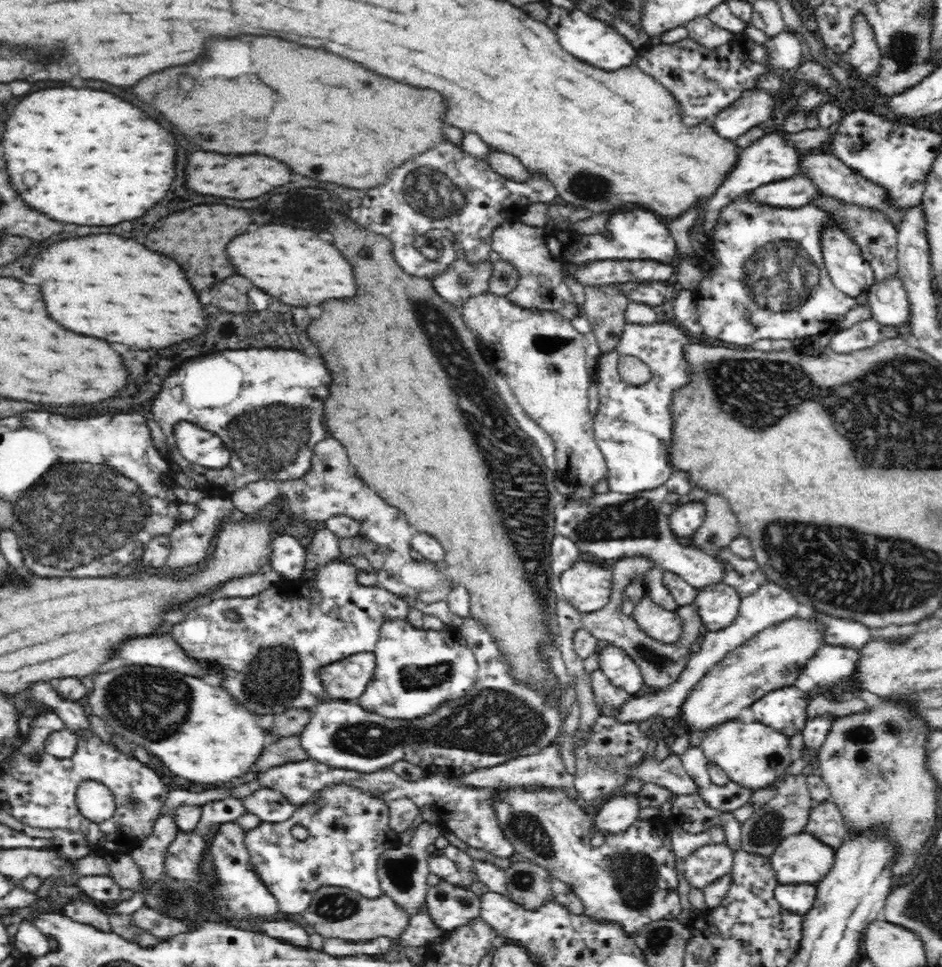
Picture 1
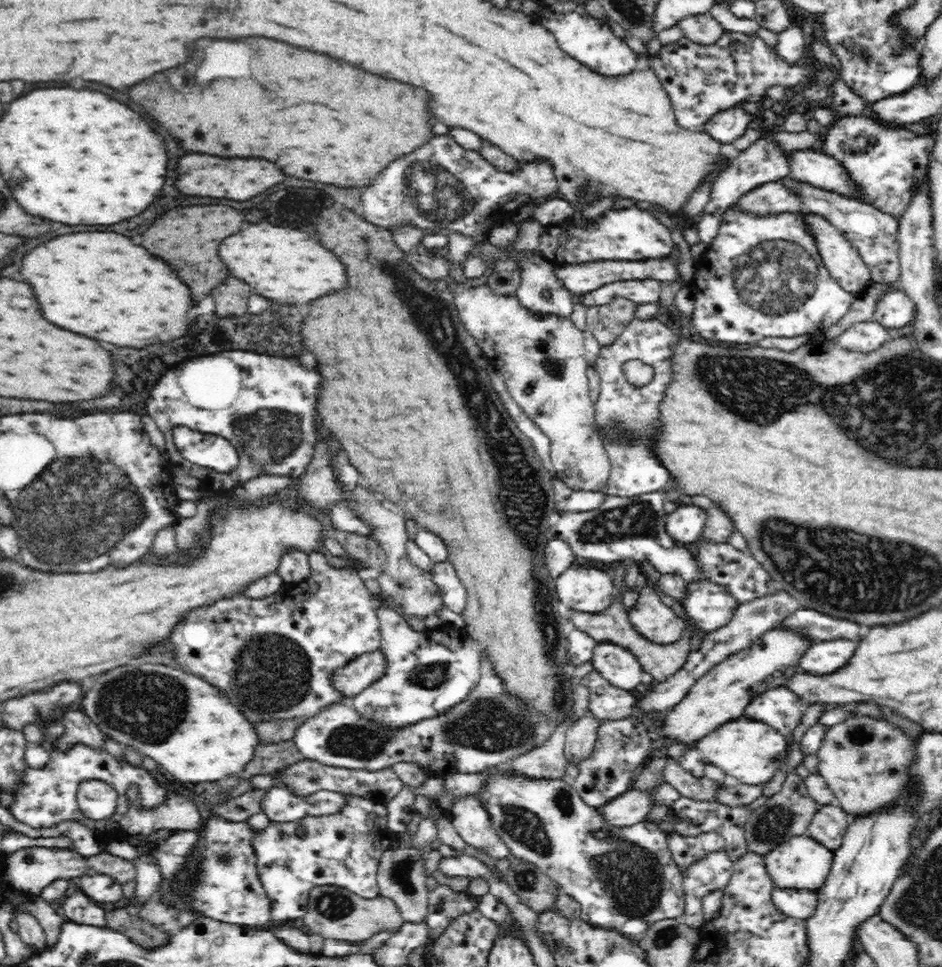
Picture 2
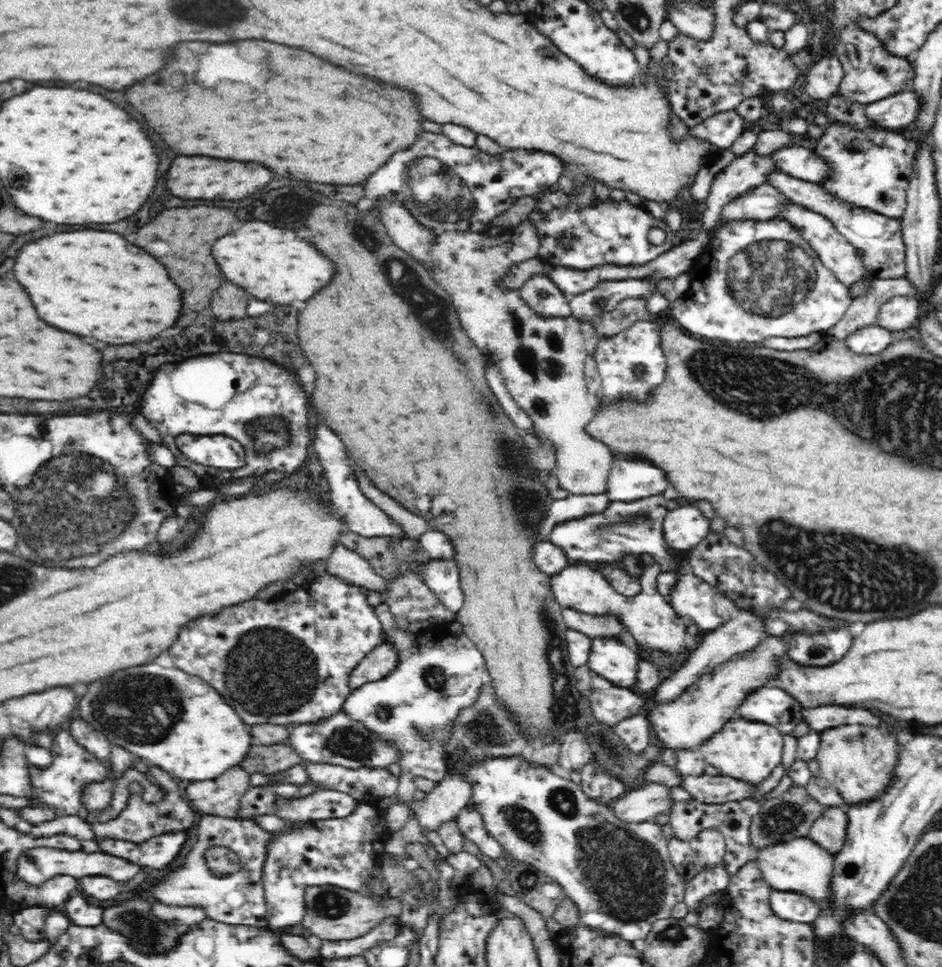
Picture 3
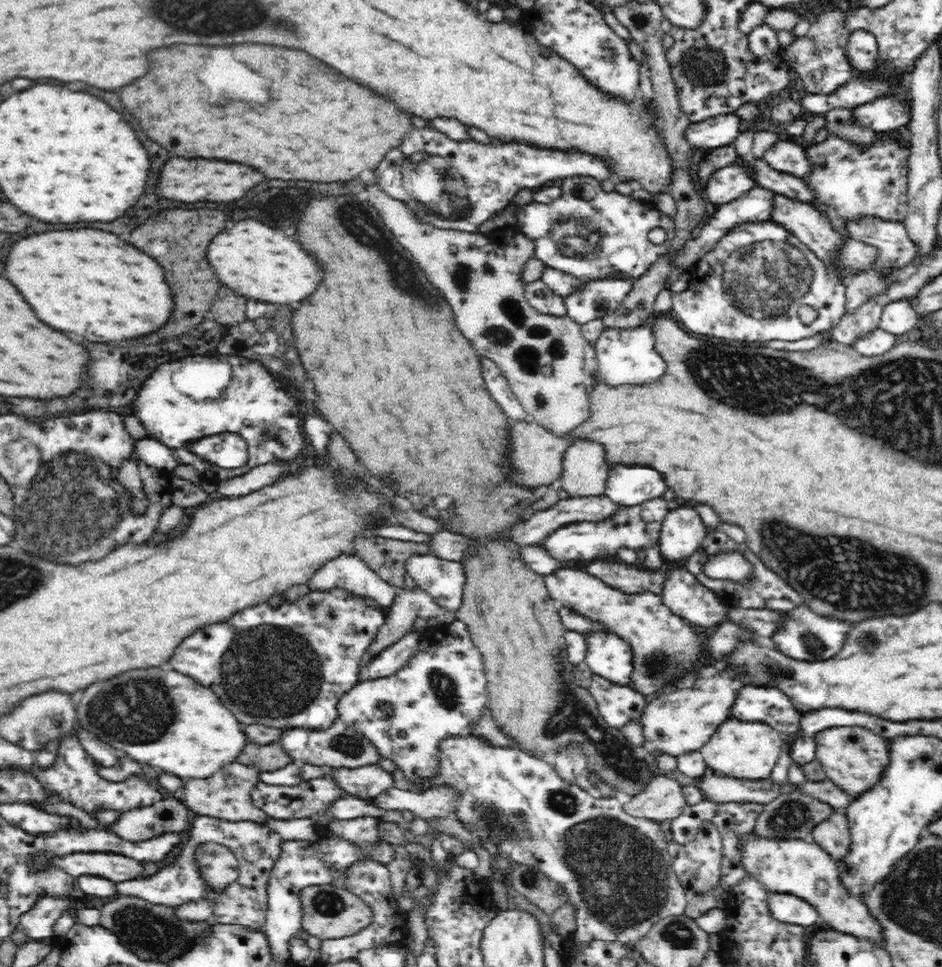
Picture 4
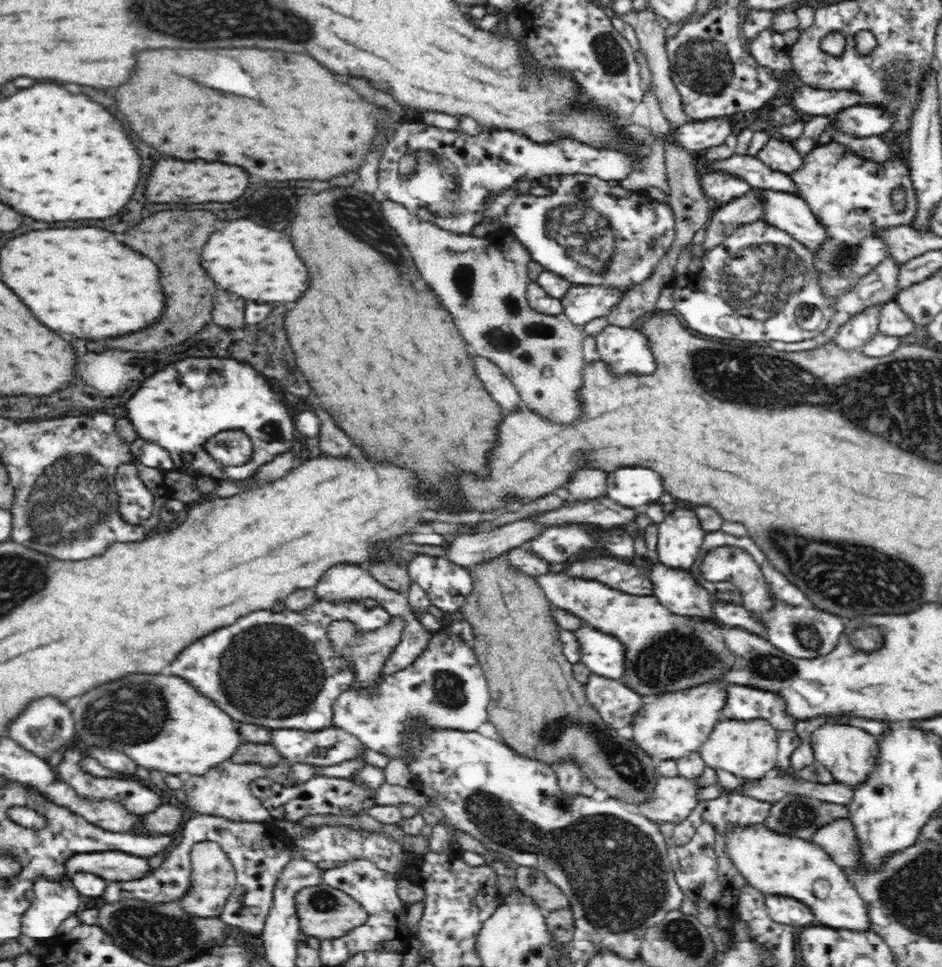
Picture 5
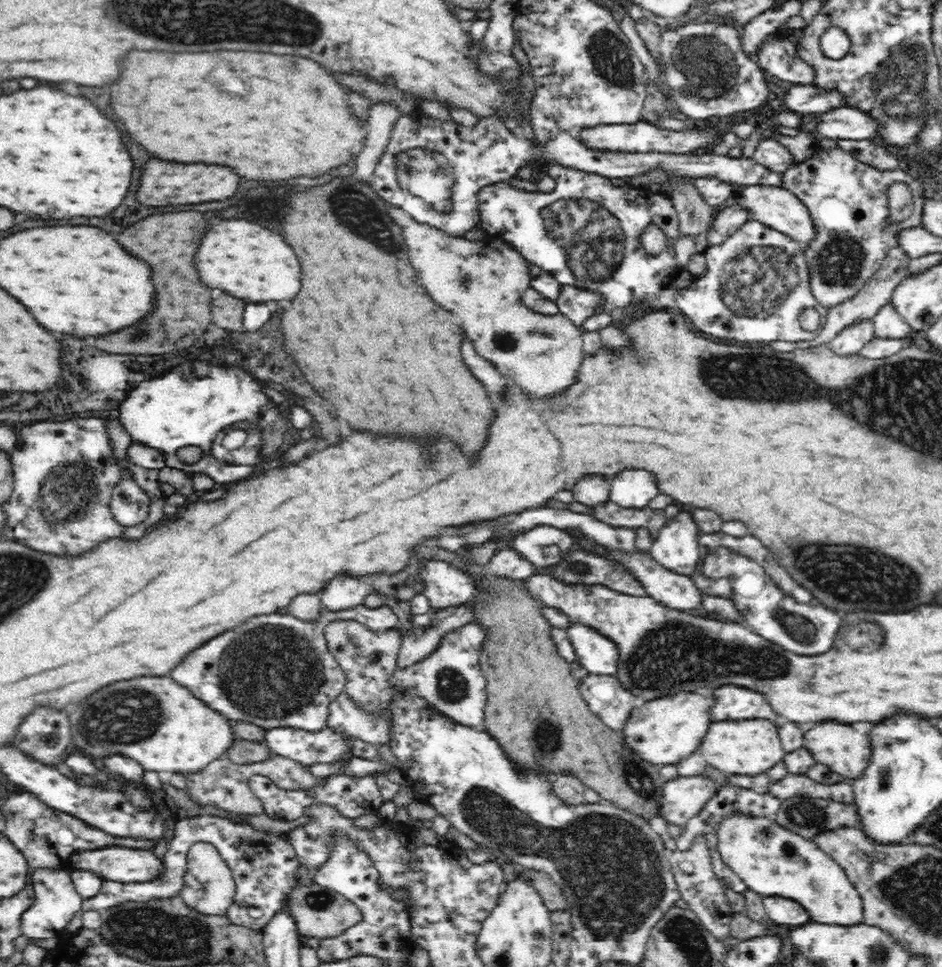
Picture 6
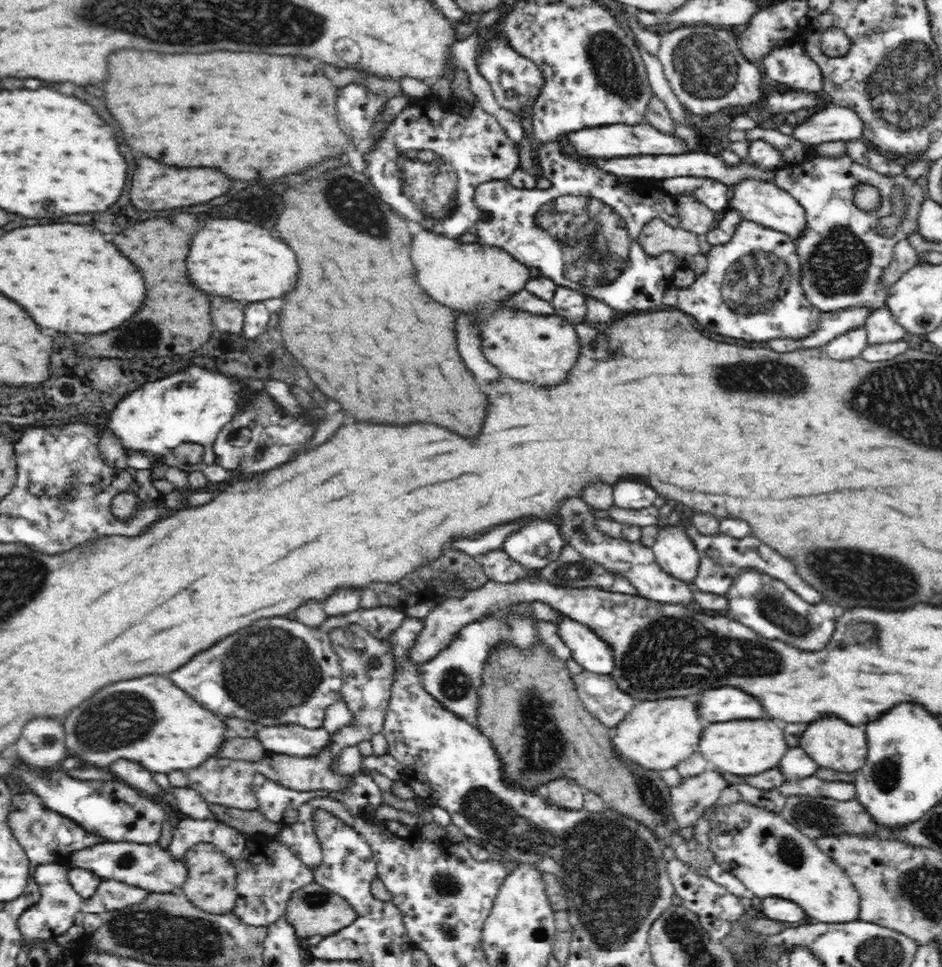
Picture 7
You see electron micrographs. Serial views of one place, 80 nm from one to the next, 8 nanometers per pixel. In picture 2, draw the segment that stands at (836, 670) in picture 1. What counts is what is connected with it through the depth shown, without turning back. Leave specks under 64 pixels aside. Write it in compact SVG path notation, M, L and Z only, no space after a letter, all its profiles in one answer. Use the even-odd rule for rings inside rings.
M833 638L816 641L809 639L806 650L798 658L799 669L811 674L828 674L834 672L838 666L844 666L850 654L856 648L856 642L850 638Z

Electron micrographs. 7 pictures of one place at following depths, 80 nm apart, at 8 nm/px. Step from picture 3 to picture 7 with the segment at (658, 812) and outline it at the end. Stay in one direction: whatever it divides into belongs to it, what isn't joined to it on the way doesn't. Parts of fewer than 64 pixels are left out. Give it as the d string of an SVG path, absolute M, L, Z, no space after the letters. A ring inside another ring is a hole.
M713 767L706 772L686 778L685 784L671 790L672 813L681 827L701 818L730 787L728 778Z

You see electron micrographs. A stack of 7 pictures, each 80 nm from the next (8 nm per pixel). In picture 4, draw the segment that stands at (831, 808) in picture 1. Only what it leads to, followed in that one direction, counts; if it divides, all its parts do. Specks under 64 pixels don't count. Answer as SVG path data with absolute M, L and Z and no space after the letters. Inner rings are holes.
M834 812L832 817L814 828L811 840L840 863L850 852L850 825L847 816Z

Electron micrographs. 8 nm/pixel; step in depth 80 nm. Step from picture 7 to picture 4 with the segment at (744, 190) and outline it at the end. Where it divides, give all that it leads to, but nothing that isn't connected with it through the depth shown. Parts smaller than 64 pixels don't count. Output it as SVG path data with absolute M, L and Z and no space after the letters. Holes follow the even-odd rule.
M772 194L769 220L782 226L782 229L787 229L824 262L833 257L834 250L842 242L842 237L834 231L834 226L813 207L813 204L782 194Z

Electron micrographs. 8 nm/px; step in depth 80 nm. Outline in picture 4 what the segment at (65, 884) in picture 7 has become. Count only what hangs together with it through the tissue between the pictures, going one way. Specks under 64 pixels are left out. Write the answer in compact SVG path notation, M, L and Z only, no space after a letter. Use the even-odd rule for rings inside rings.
M43 891L30 910L20 916L18 924L29 940L44 940L54 936L54 924L60 916L72 913L78 902L69 894L63 897Z

